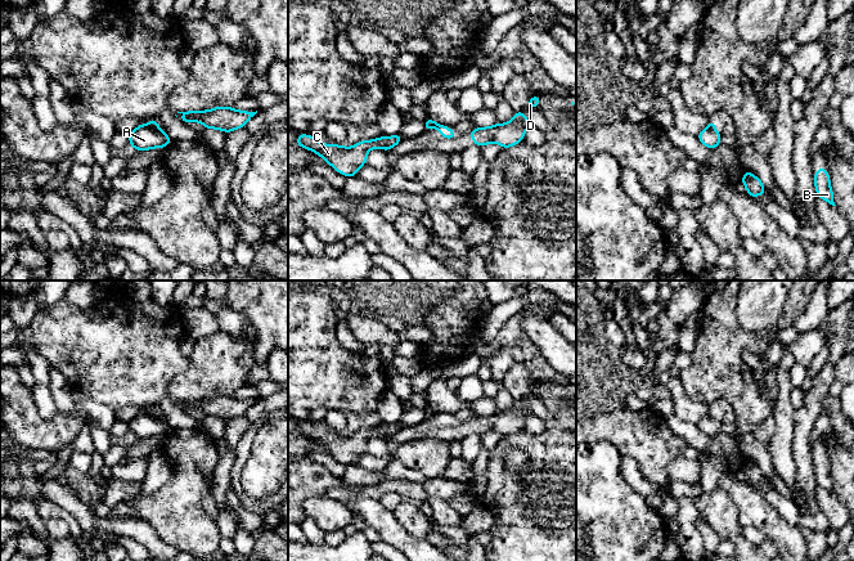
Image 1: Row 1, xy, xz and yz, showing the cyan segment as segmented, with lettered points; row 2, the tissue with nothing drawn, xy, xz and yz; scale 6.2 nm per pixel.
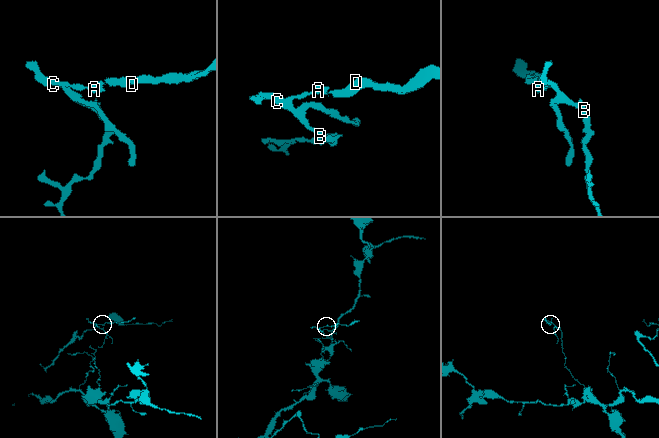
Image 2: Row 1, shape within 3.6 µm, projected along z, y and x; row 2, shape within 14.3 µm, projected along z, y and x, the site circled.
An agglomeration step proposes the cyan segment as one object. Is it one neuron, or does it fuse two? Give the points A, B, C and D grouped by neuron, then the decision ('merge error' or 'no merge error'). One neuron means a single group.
A B C / D | merge error

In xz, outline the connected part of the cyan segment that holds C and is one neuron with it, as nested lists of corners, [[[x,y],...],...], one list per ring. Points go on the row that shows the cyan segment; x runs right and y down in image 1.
[[[298,134],[296,145],[315,152],[337,172],[351,178],[358,174],[359,167],[367,165],[367,154],[372,148],[390,151],[401,140],[401,134],[397,134],[394,136],[363,140],[347,148],[345,145],[323,144],[319,143],[314,135]]]

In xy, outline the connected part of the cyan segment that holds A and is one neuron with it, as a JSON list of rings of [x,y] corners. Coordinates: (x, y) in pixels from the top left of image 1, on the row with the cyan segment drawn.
[[[140,124],[129,134],[130,147],[138,151],[149,151],[152,148],[165,148],[172,140],[166,131],[153,129],[149,125]]]

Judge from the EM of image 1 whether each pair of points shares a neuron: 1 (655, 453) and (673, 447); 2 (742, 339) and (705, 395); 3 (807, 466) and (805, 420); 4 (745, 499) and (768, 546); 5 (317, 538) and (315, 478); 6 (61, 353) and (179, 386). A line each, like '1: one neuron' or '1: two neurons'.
1: one neuron
2: one neuron
3: one neuron
4: two neurons
5: two neurons
6: two neurons

